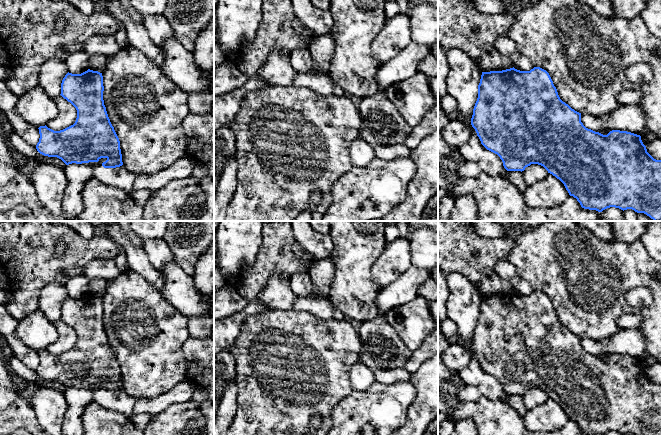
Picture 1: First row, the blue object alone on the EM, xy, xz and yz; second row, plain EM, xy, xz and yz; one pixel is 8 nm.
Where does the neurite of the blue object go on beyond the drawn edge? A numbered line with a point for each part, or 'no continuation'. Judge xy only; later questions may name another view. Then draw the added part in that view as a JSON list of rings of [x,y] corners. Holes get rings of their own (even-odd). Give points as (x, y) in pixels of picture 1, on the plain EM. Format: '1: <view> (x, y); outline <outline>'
no continuation

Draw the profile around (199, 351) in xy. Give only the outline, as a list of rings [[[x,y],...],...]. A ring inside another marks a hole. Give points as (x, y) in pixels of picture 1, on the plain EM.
[[[189,336],[183,344],[183,353],[188,367],[194,364],[199,368],[214,370],[214,340],[211,337]]]

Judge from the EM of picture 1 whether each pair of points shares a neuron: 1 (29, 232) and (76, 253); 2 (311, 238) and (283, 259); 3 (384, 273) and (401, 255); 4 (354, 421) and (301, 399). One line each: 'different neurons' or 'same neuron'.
1: same neuron
2: different neurons
3: same neuron
4: different neurons

